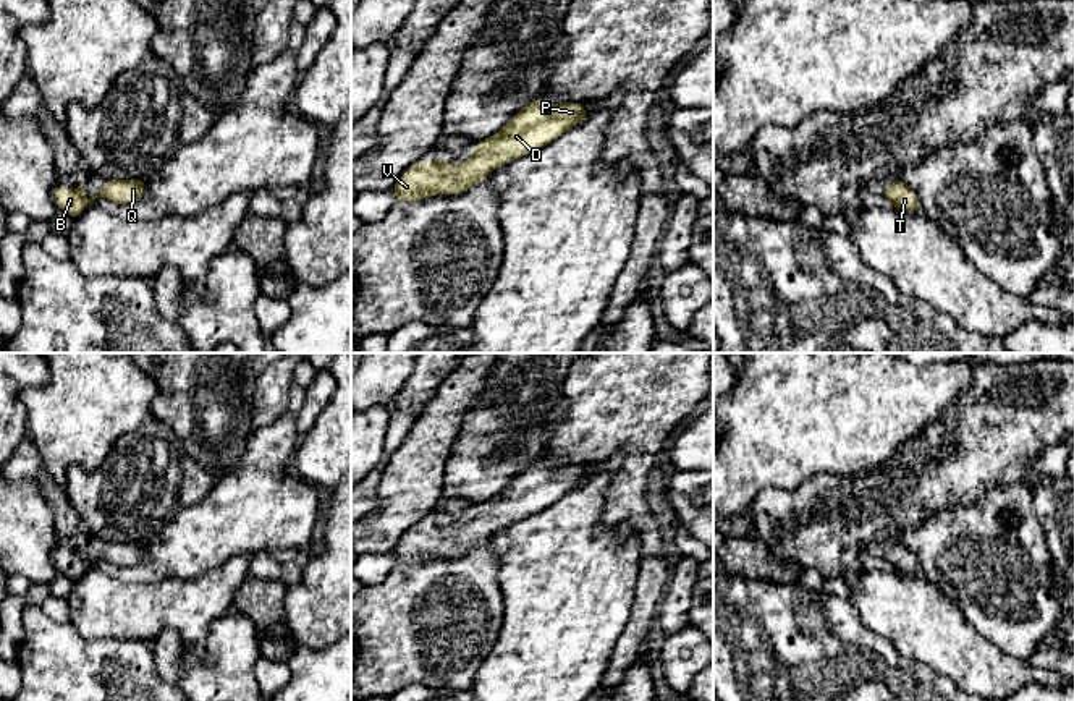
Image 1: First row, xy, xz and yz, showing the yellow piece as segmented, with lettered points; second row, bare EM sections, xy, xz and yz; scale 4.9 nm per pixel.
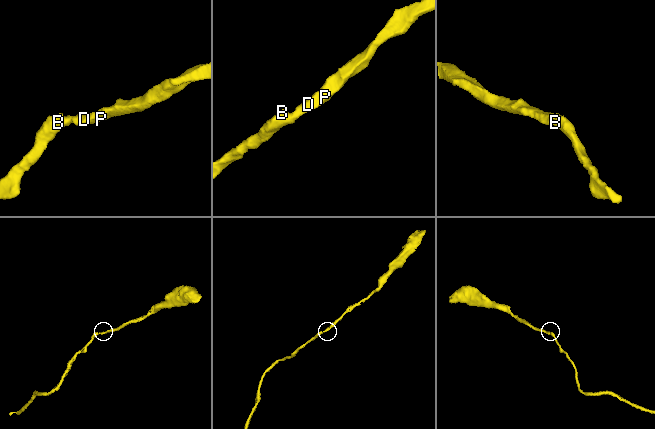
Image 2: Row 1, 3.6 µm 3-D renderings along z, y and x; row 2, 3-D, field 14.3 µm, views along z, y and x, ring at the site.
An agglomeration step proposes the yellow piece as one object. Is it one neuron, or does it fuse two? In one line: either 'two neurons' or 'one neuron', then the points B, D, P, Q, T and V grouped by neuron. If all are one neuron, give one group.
one neuron; B D P Q T V

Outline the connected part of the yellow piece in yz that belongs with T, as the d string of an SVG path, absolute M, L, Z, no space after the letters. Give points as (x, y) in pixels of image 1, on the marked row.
M896 178L886 188L883 196L893 204L893 207L901 212L915 212L920 210L920 202L915 193L901 180Z

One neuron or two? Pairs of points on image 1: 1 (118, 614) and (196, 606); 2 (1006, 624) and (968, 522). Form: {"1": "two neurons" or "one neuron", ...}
{"1": "one neuron", "2": "one neuron"}

